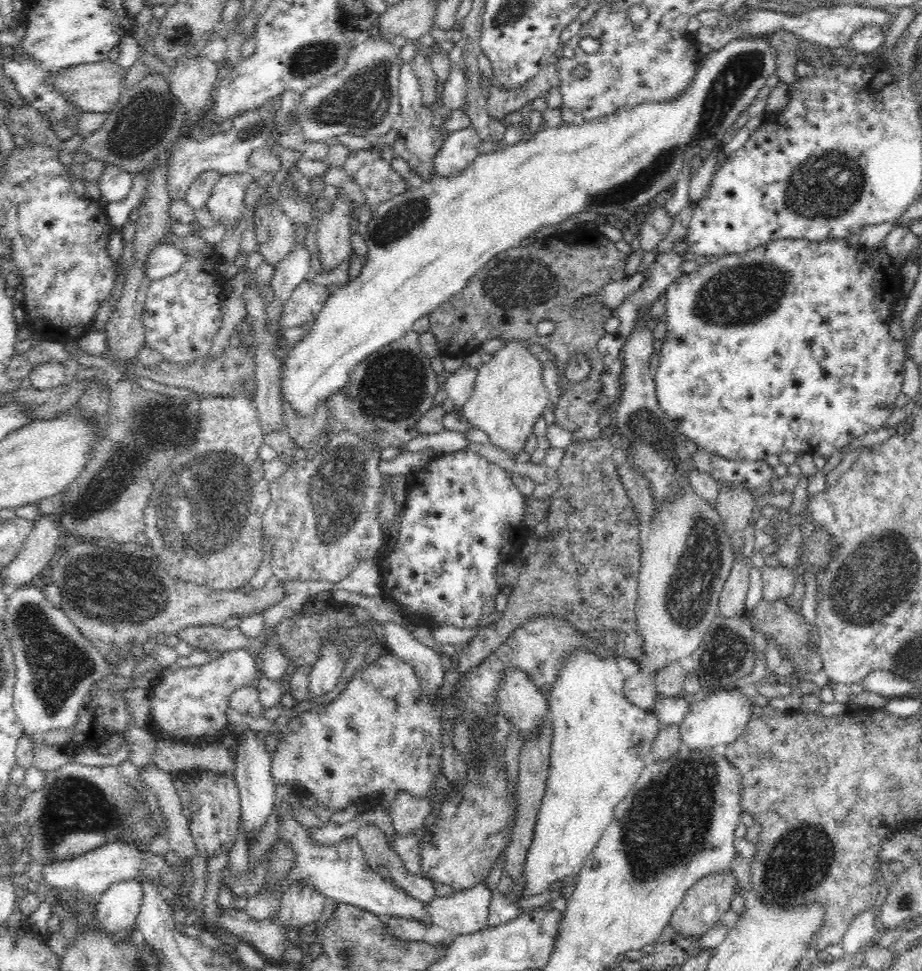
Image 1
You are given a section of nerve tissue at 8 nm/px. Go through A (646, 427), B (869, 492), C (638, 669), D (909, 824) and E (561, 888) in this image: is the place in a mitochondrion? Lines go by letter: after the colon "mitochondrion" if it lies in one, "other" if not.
A: mitochondrion
B: other
C: other
D: other
E: other

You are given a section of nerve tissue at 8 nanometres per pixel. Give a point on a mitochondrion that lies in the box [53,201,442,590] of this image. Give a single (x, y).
(201, 508)

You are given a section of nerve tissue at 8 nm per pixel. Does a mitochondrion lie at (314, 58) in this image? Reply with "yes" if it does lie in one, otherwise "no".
yes

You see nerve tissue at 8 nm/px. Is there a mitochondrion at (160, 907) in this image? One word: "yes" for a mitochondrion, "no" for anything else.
no

